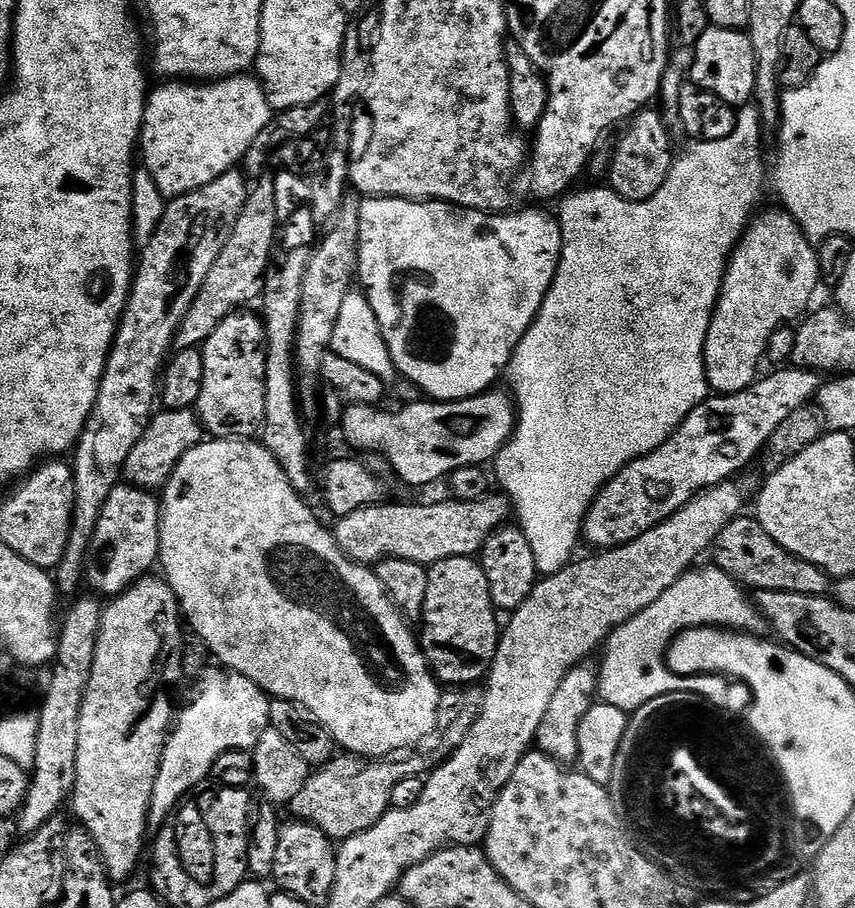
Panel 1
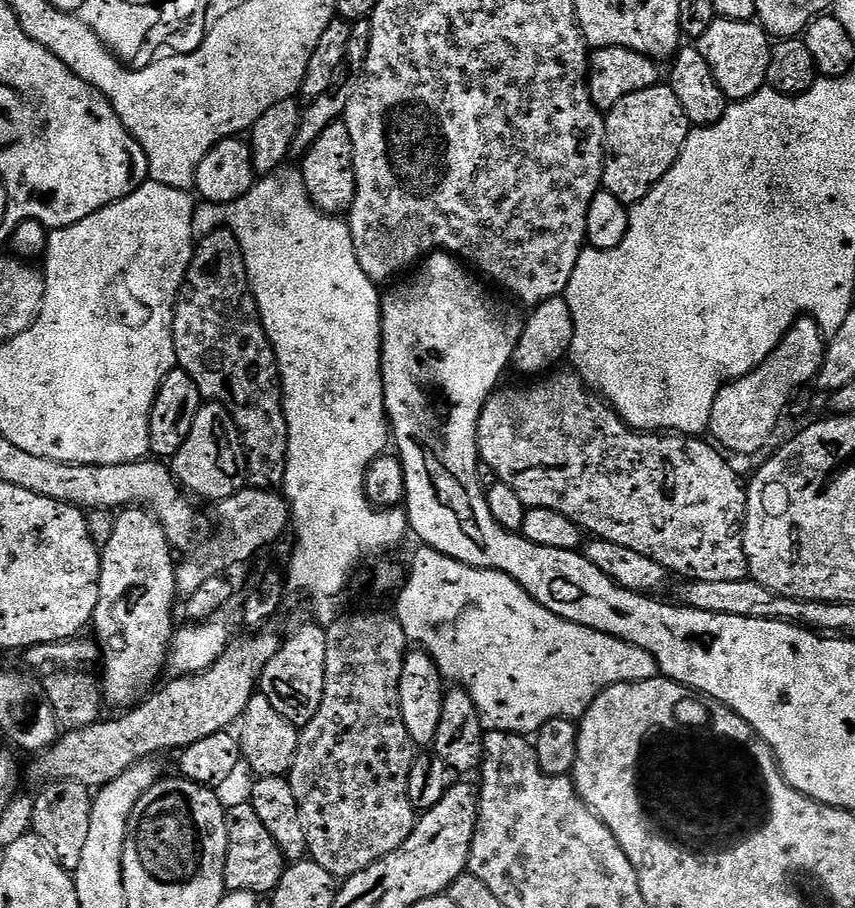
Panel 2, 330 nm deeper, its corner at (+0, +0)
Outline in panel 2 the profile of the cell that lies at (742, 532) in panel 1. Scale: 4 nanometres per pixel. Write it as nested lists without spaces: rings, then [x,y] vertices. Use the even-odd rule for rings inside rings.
[[[560,371],[529,383],[529,388],[497,387],[489,396],[476,423],[476,445],[483,467],[485,464],[499,483],[510,486],[525,508],[554,510],[580,525],[585,533],[592,532],[588,534],[595,539],[638,550],[669,573],[684,576],[680,578],[702,582],[749,579],[744,549],[748,494],[745,481],[740,481],[739,474],[724,461],[725,453],[700,436],[637,432],[612,411],[603,396],[589,390],[575,371]]]

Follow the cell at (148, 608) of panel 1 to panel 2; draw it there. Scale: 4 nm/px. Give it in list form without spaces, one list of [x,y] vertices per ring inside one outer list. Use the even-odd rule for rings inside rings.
[[[128,506],[115,517],[114,530],[100,553],[98,602],[94,606],[90,625],[91,631],[96,631],[94,639],[100,645],[102,665],[104,664],[102,696],[107,703],[109,700],[112,704],[124,704],[120,706],[135,705],[153,687],[151,684],[159,676],[160,668],[162,672],[165,667],[174,635],[172,607],[175,604],[177,607],[178,604],[176,564],[172,555],[174,549],[166,538],[164,528],[151,511],[140,506]]]

